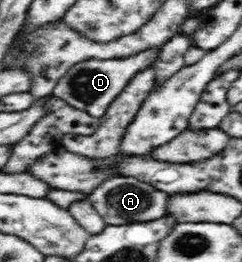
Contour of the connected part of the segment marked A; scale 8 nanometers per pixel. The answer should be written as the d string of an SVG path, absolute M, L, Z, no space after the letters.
M112 176L103 181L90 195L88 200L98 210L106 225L124 225L152 221L166 215L168 195L158 191L153 185L138 181L134 177Z

